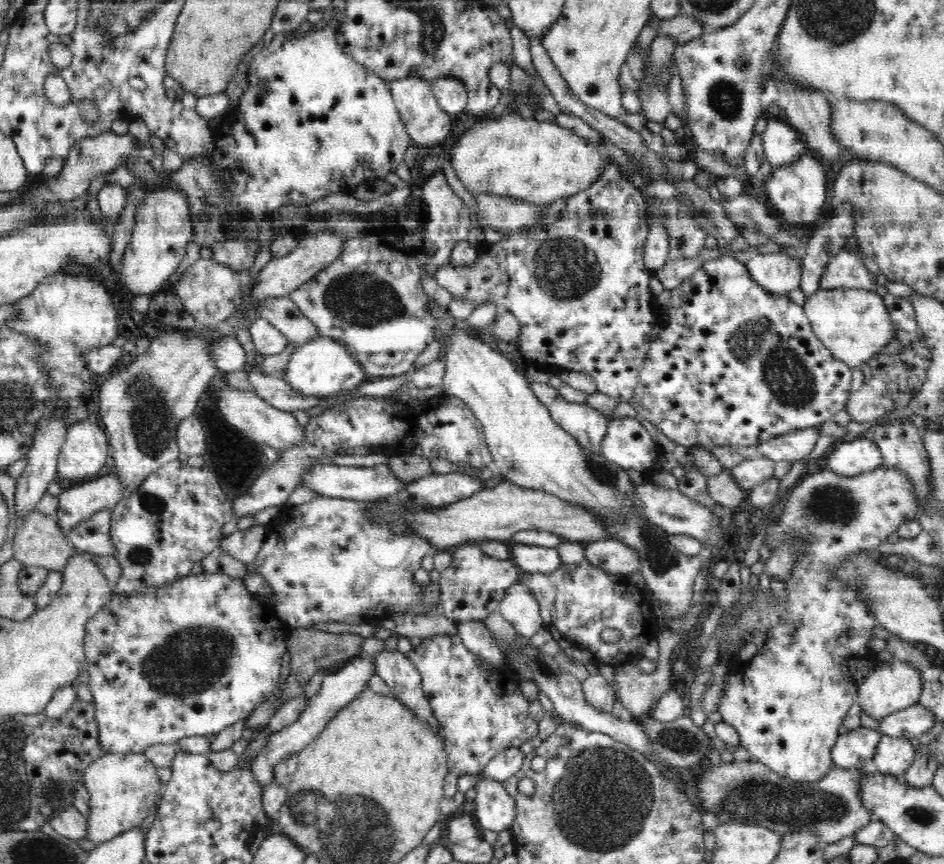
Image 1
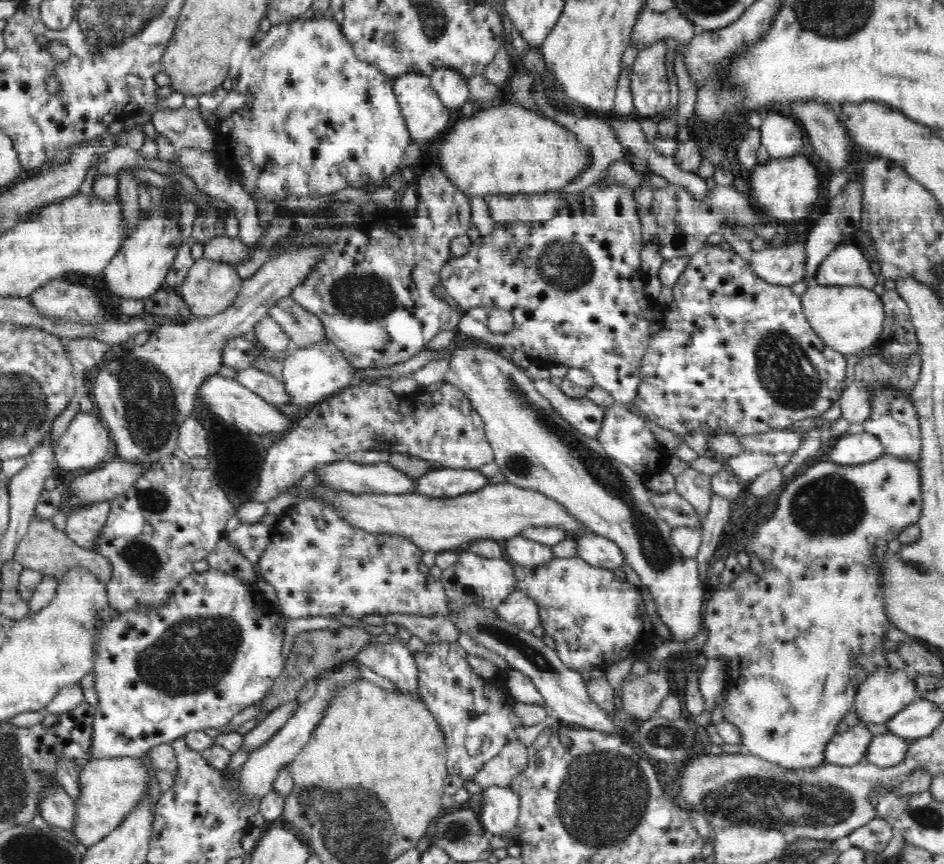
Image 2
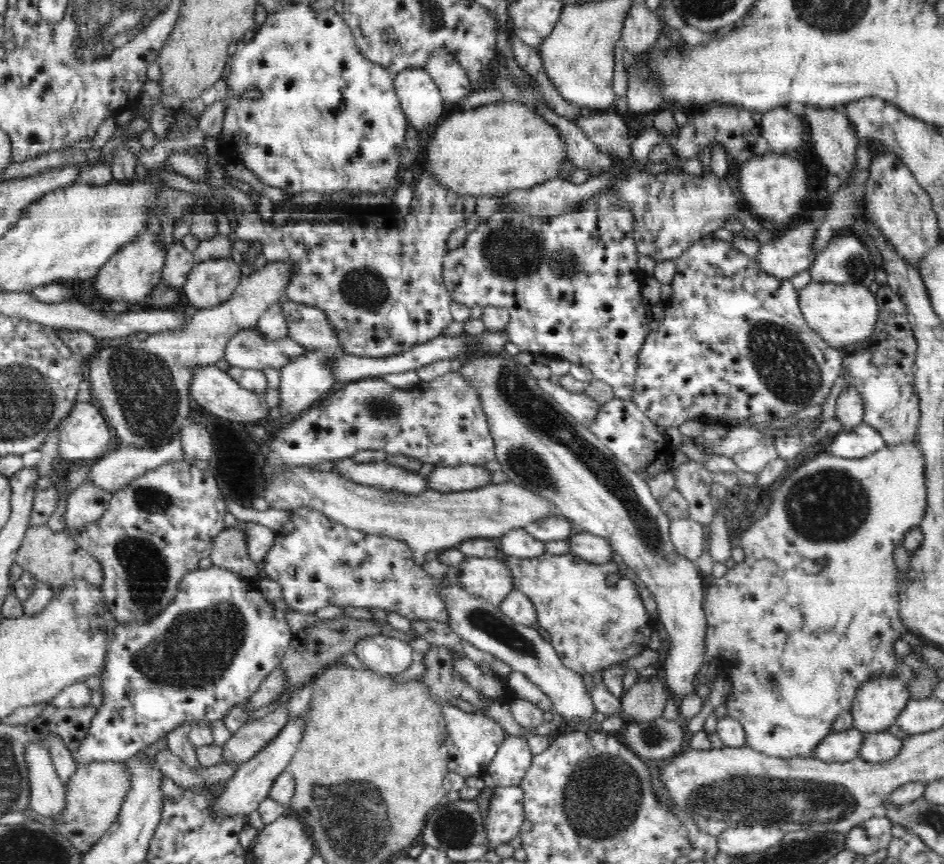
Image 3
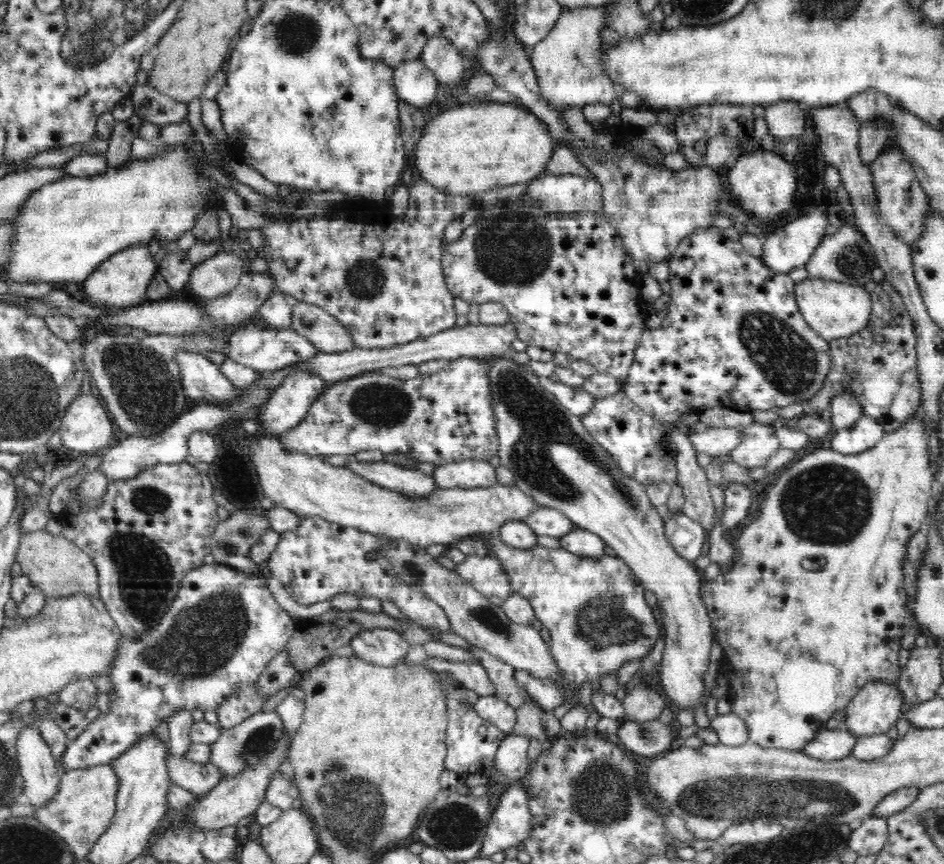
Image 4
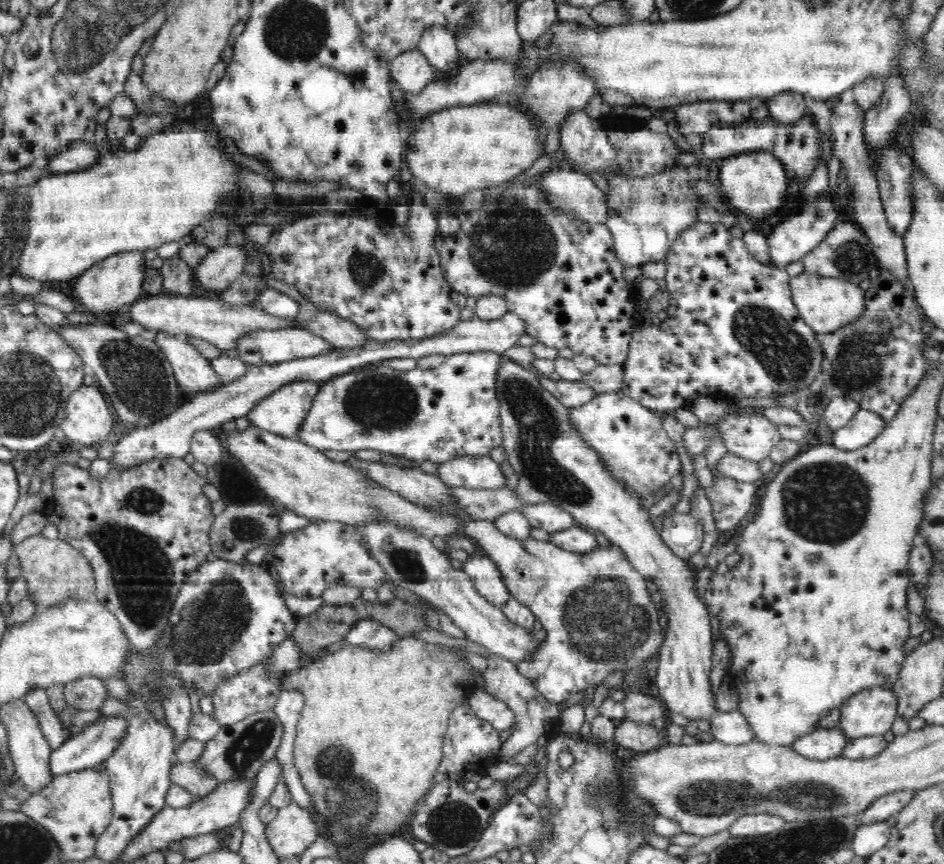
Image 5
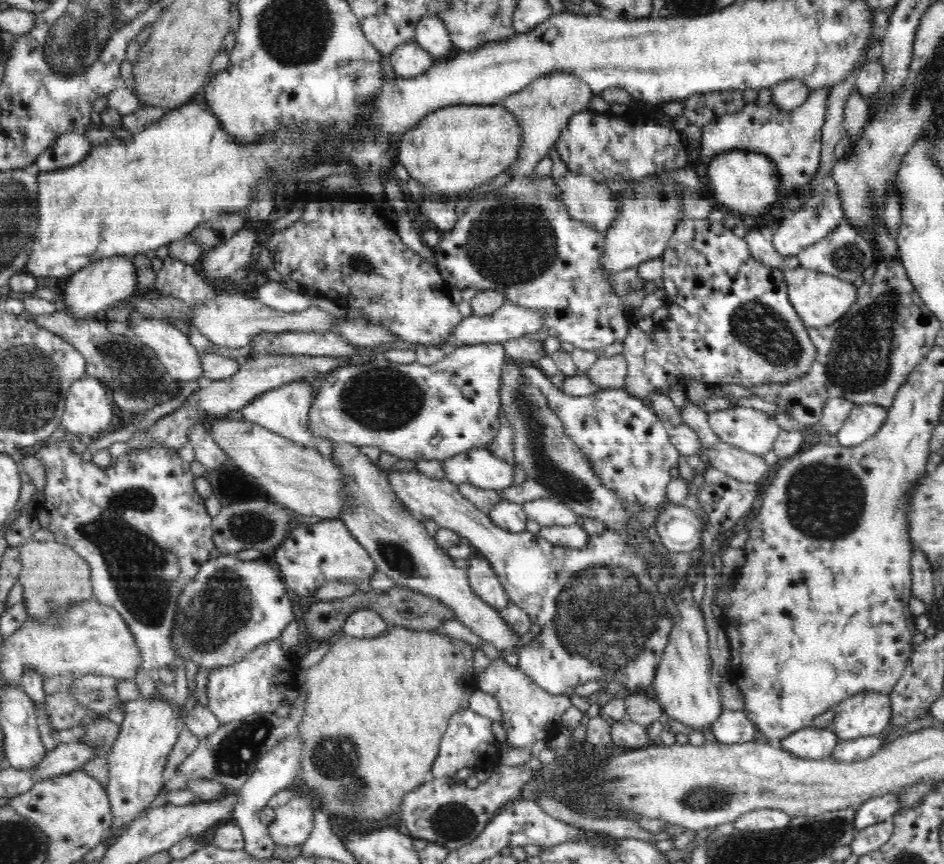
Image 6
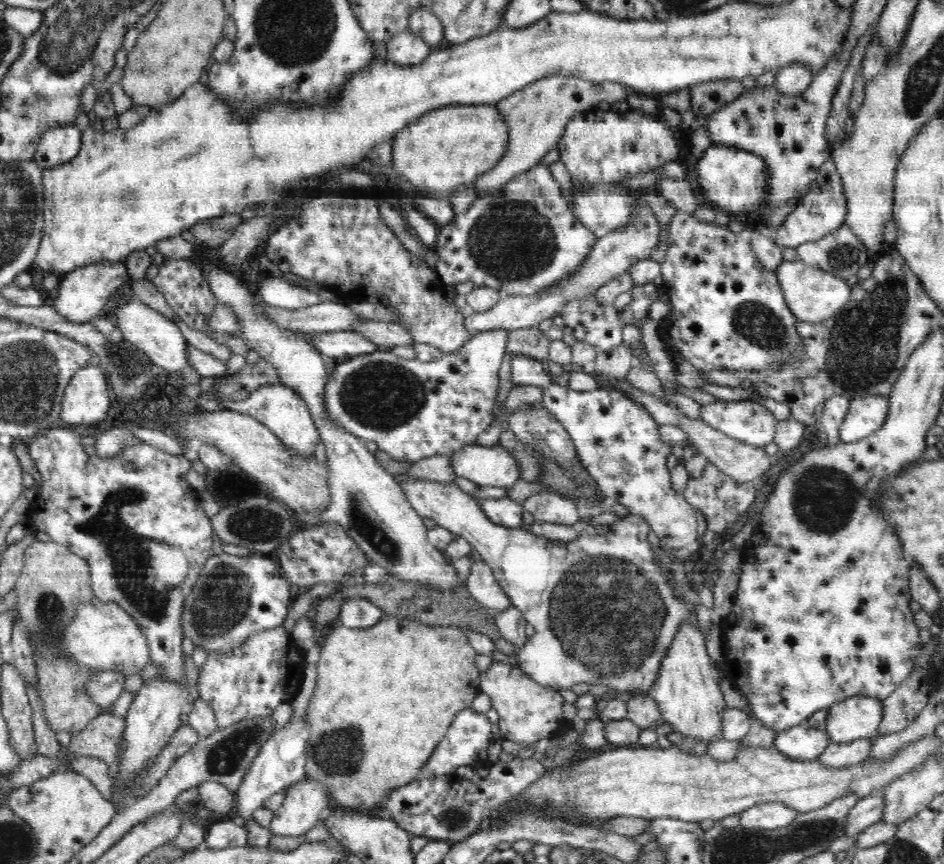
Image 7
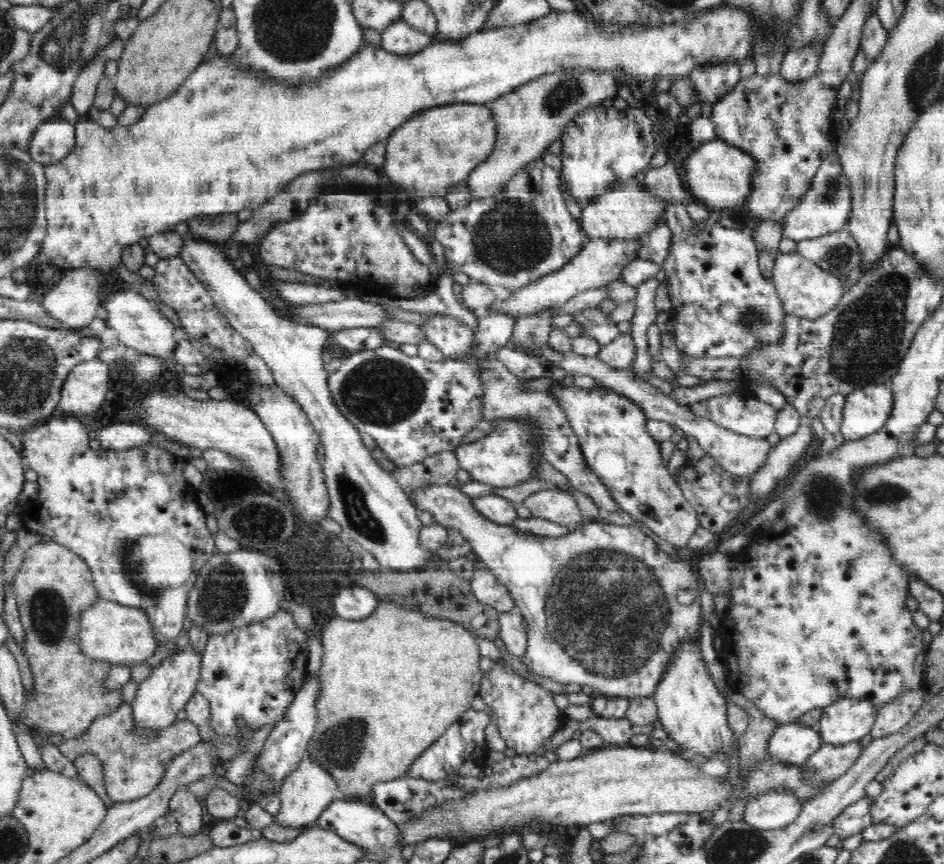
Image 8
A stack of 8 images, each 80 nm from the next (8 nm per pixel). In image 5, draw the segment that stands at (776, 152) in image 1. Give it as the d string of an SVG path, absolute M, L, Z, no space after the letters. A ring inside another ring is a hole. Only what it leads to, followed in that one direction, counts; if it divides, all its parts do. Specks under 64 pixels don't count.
M792 92L778 94L766 103L770 116L783 126L790 126L790 124L798 122L798 119L806 116L808 110L811 109L811 106L806 102L806 98Z

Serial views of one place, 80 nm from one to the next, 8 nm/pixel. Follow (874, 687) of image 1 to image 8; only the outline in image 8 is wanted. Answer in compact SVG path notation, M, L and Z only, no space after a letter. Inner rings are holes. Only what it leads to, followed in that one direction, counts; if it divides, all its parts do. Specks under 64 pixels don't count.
M843 698L824 707L818 721L822 744L844 745L870 735L877 710L872 702L860 698Z

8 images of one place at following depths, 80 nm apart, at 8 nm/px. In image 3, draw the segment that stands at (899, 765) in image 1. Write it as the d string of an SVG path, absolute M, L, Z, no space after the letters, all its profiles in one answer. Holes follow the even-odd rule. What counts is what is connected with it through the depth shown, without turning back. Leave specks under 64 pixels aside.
M893 731L866 733L858 757L871 763L893 759L894 756L898 756L902 742L903 738L894 734Z

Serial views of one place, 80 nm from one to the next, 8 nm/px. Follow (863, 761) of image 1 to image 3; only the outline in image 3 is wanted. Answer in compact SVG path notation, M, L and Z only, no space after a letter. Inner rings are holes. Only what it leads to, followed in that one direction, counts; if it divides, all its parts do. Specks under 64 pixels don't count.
M855 728L845 731L832 730L817 748L817 758L824 762L848 762L854 760L860 754L860 746L864 740L864 733Z

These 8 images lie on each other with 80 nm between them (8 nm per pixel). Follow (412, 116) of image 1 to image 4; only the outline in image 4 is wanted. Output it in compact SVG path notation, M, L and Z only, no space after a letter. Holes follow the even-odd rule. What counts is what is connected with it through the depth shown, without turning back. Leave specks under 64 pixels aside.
M421 57L402 62L393 69L396 94L422 112L428 111L438 96L438 81Z

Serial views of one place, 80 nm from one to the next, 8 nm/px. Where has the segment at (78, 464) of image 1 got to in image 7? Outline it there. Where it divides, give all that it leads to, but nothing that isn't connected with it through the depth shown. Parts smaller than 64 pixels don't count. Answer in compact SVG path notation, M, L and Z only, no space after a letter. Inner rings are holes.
M98 365L78 369L65 388L60 422L70 426L90 426L104 420L110 408L108 389L106 377Z

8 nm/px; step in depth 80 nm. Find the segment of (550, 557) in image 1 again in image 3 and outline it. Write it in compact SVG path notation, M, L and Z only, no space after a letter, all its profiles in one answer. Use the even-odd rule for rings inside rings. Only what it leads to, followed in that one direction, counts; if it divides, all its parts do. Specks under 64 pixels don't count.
M525 528L506 533L499 541L501 555L532 560L546 554L544 543L528 534Z

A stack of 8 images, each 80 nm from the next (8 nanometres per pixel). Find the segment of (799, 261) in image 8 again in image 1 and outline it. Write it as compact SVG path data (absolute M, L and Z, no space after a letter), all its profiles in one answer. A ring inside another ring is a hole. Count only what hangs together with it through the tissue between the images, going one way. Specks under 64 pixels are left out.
M818 289L813 296L804 301L803 309L810 321L818 340L830 350L835 360L855 369L880 354L880 348L886 346L894 336L894 327L888 314L883 296L862 289Z

